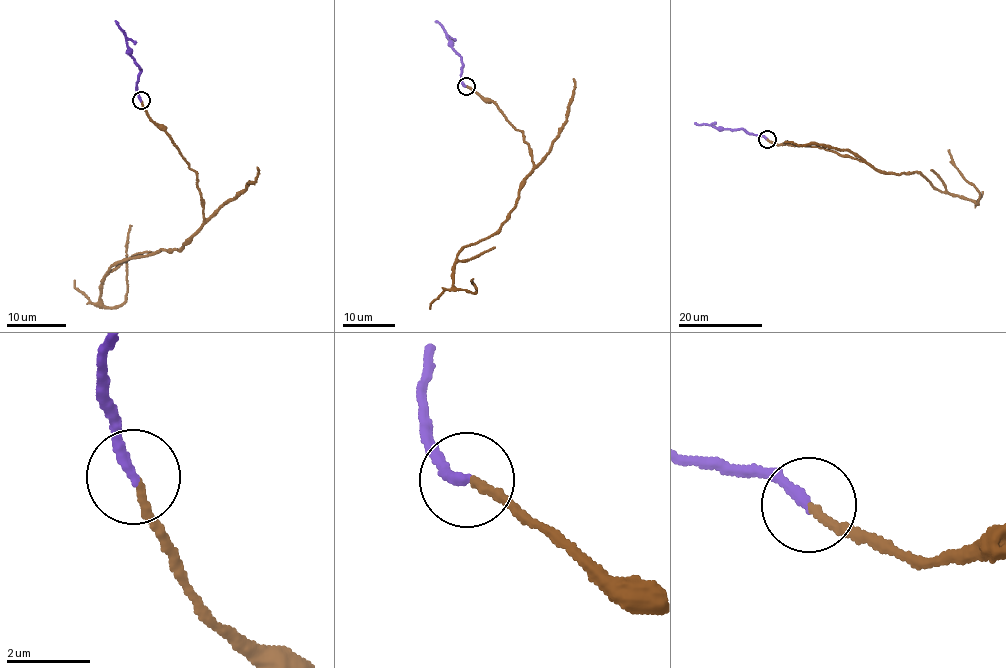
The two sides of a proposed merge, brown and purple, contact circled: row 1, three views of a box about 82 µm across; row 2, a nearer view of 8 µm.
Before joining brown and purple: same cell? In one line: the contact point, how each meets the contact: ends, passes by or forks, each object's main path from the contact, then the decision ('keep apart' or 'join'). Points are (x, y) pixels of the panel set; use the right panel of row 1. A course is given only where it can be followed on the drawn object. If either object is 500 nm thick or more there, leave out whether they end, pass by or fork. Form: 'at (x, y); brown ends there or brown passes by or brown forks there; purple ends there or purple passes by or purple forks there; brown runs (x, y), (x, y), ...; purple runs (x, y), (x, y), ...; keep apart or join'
at (767, 139); brown ends there; purple ends there; brown runs (767, 139), (818, 146), (878, 170), (915, 172), (940, 190), (978, 201), (977, 191), (948, 150); purple runs (767, 139), (735, 129), (694, 123); join

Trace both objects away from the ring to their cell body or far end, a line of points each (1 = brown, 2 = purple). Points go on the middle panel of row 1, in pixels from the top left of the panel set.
1: (467, 86), (521, 131), (533, 163), (497, 232), (458, 254), (454, 286), (475, 292), (473, 283)
2: (466, 86), (461, 82), (462, 57), (451, 47), (451, 40), (443, 26), (435, 21)

